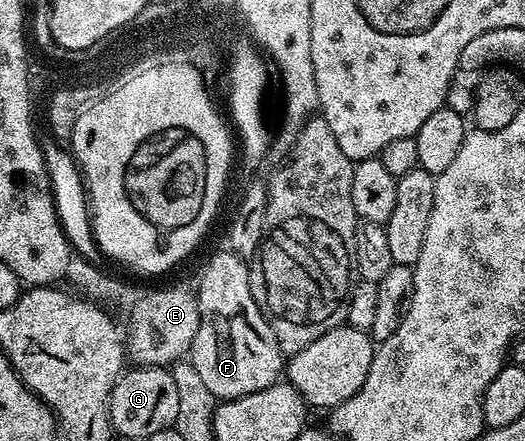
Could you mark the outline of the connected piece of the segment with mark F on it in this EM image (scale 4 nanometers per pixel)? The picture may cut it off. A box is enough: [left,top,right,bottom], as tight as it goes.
[190,248,286,400]

